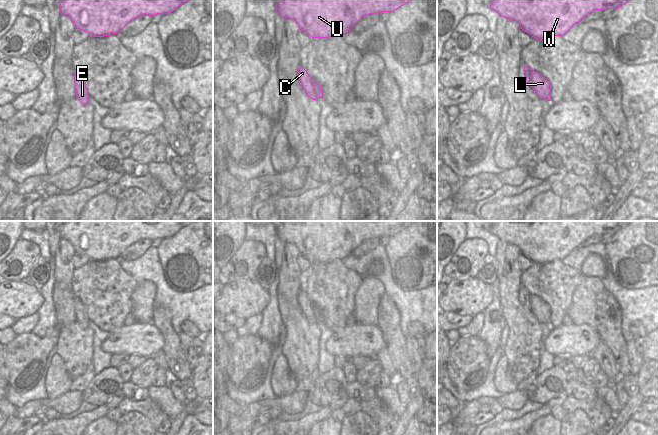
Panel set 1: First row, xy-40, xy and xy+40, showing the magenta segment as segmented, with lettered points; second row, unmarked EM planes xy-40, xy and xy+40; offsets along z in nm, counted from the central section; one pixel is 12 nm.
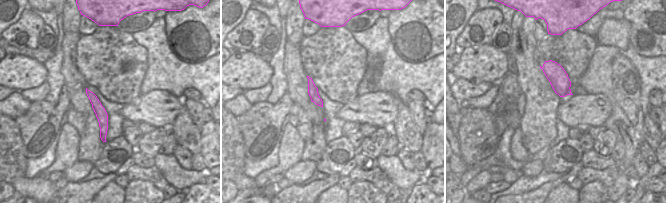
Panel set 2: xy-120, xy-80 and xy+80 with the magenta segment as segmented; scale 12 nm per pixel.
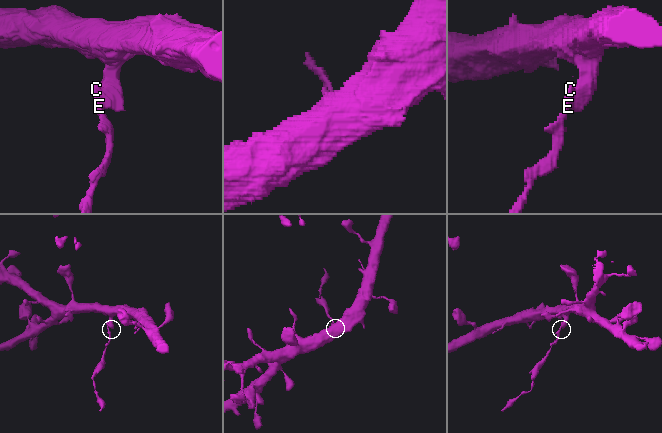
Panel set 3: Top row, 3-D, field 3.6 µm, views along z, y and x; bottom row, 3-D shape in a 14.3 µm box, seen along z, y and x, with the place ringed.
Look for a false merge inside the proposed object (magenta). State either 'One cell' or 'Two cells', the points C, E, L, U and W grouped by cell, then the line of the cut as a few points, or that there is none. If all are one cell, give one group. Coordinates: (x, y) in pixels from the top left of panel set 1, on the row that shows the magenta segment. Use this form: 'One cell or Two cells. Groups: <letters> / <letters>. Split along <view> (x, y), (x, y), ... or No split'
Two cells. Groups: C E / L U W. Split along xy+40 (533, 71), (533, 86), (539, 95)

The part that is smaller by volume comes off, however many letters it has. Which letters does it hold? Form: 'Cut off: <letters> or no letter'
Cut off: C, E

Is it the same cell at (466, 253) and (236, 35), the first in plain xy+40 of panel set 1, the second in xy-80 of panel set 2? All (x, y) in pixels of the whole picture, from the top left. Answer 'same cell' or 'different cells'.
same cell

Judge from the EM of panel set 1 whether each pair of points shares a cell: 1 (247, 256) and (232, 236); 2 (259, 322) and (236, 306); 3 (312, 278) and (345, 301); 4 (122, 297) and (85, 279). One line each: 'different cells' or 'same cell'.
1: different cells
2: different cells
3: same cell
4: same cell

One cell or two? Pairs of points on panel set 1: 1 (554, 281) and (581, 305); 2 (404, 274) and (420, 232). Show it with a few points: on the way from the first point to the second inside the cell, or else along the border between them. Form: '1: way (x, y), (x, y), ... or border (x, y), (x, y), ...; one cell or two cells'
1: border (584, 277), (572, 295), (572, 304), (567, 314); two cells
2: way (414, 264), (415, 245), (418, 242); one cell

